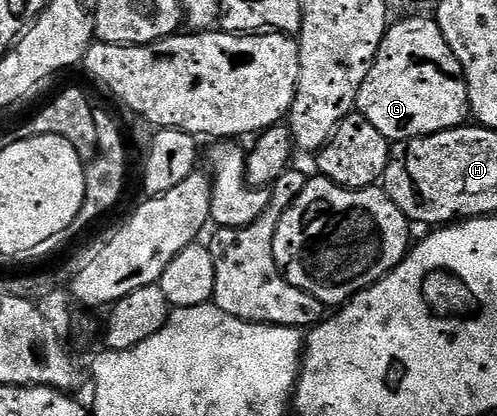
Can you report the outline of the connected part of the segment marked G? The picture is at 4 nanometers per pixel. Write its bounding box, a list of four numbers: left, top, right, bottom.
[356,18,469,141]

